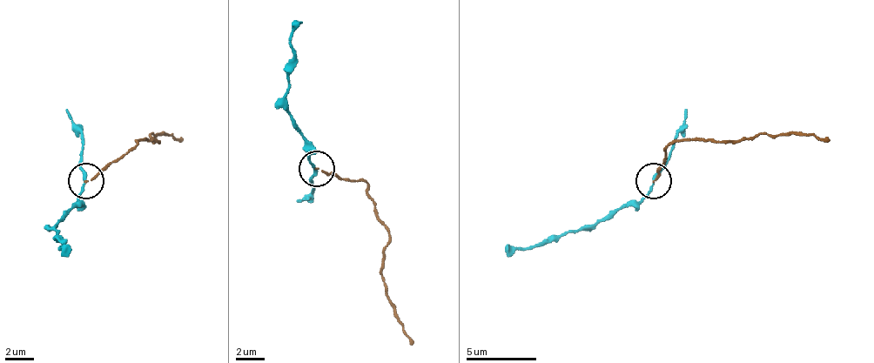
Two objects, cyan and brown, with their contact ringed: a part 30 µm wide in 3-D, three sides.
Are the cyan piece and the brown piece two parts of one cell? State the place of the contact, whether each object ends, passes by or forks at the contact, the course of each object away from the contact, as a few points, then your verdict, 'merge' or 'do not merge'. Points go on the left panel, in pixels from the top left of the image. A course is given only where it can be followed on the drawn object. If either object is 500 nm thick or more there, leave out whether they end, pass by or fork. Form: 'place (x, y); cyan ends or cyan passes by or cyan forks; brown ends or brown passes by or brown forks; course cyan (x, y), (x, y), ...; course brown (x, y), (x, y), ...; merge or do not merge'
place (86, 180); cyan passes by; brown ends; course cyan (85, 179), (78, 201), (57, 225), (60, 246), (70, 253); course brown (85, 179), (131, 151), (137, 141), (159, 141), (151, 137), (156, 134), (180, 141); do not merge

